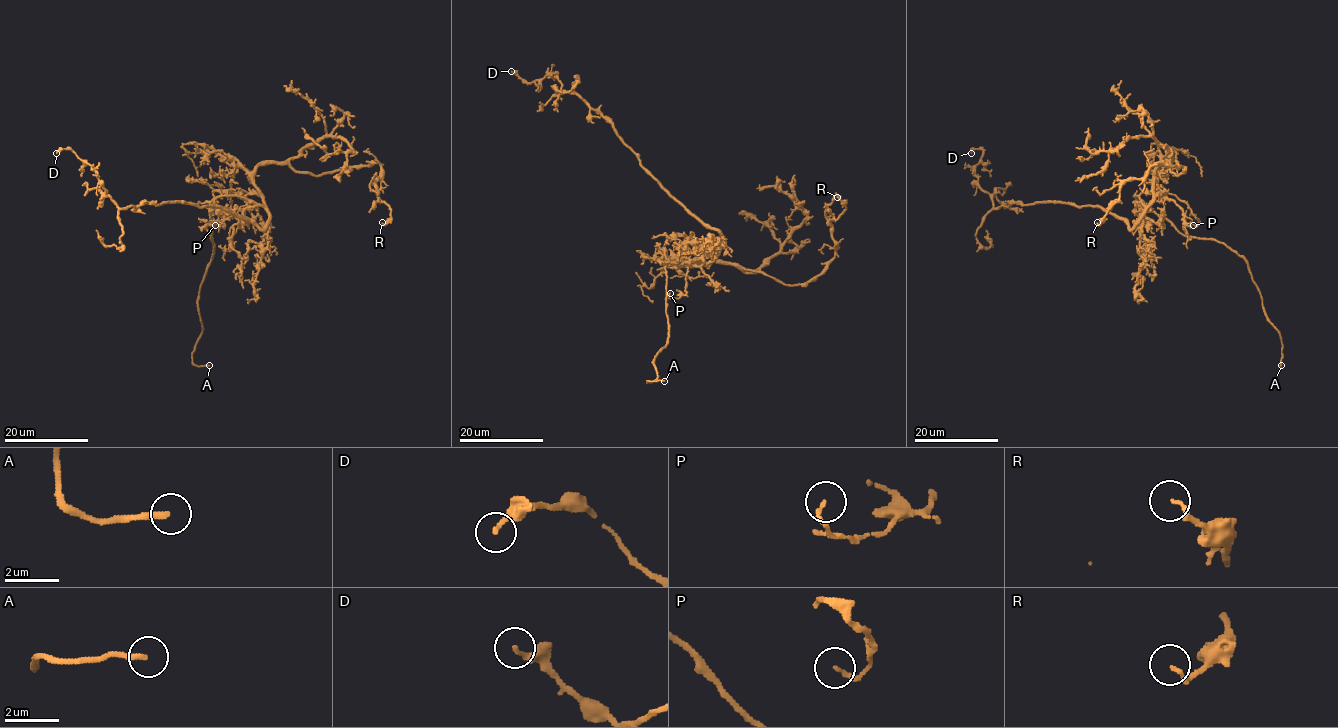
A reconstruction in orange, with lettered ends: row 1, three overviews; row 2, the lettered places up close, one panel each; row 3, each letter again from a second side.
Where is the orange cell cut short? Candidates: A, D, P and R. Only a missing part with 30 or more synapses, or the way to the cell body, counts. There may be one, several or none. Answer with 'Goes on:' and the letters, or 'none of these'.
Goes on: A

